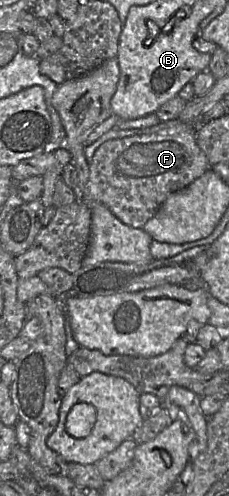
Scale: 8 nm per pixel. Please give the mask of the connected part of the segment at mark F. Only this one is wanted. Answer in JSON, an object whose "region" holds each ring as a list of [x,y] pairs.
{"region":[[[178,121],[156,133],[106,141],[94,153],[80,201],[88,207],[91,203],[102,203],[124,224],[142,229],[170,194],[212,168],[196,142],[198,126]]]}

